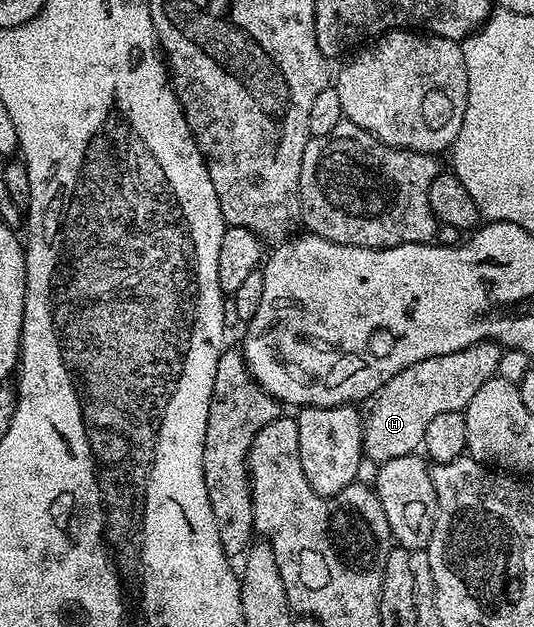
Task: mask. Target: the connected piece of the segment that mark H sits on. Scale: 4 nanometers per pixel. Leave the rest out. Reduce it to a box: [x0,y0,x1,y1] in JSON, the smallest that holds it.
[362,341,503,465]

